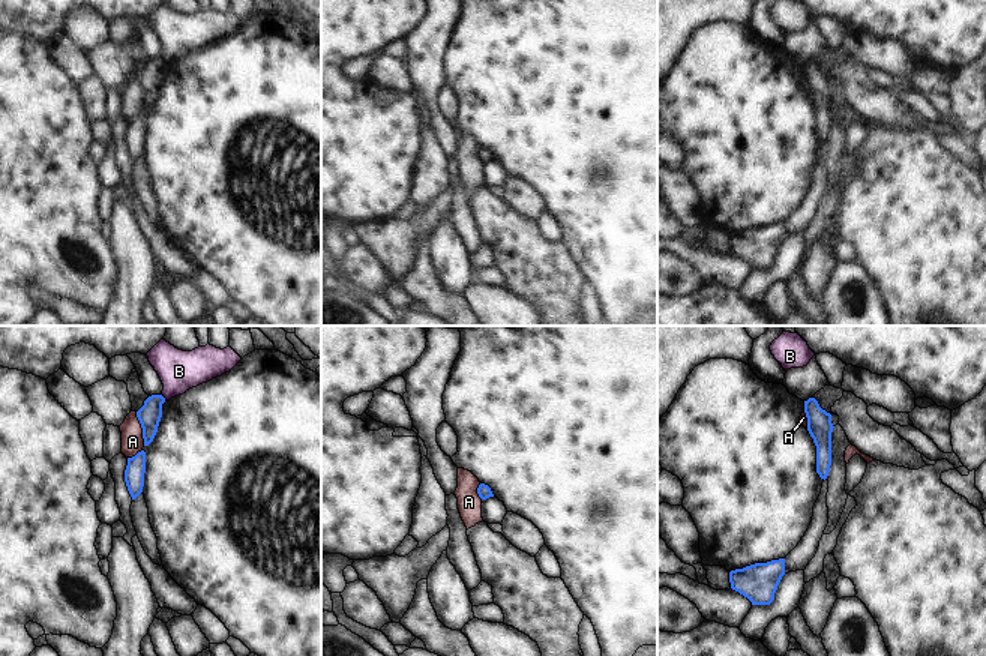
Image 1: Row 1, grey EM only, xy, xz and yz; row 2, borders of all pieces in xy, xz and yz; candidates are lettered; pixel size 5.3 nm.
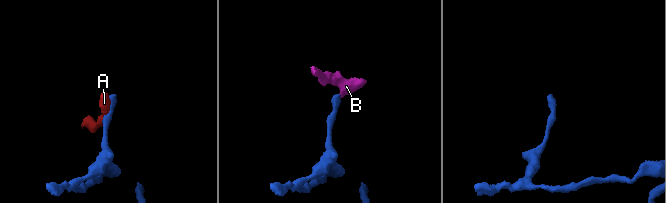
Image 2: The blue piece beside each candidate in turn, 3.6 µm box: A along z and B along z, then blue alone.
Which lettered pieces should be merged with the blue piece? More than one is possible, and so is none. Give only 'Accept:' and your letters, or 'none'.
Accept: none.

